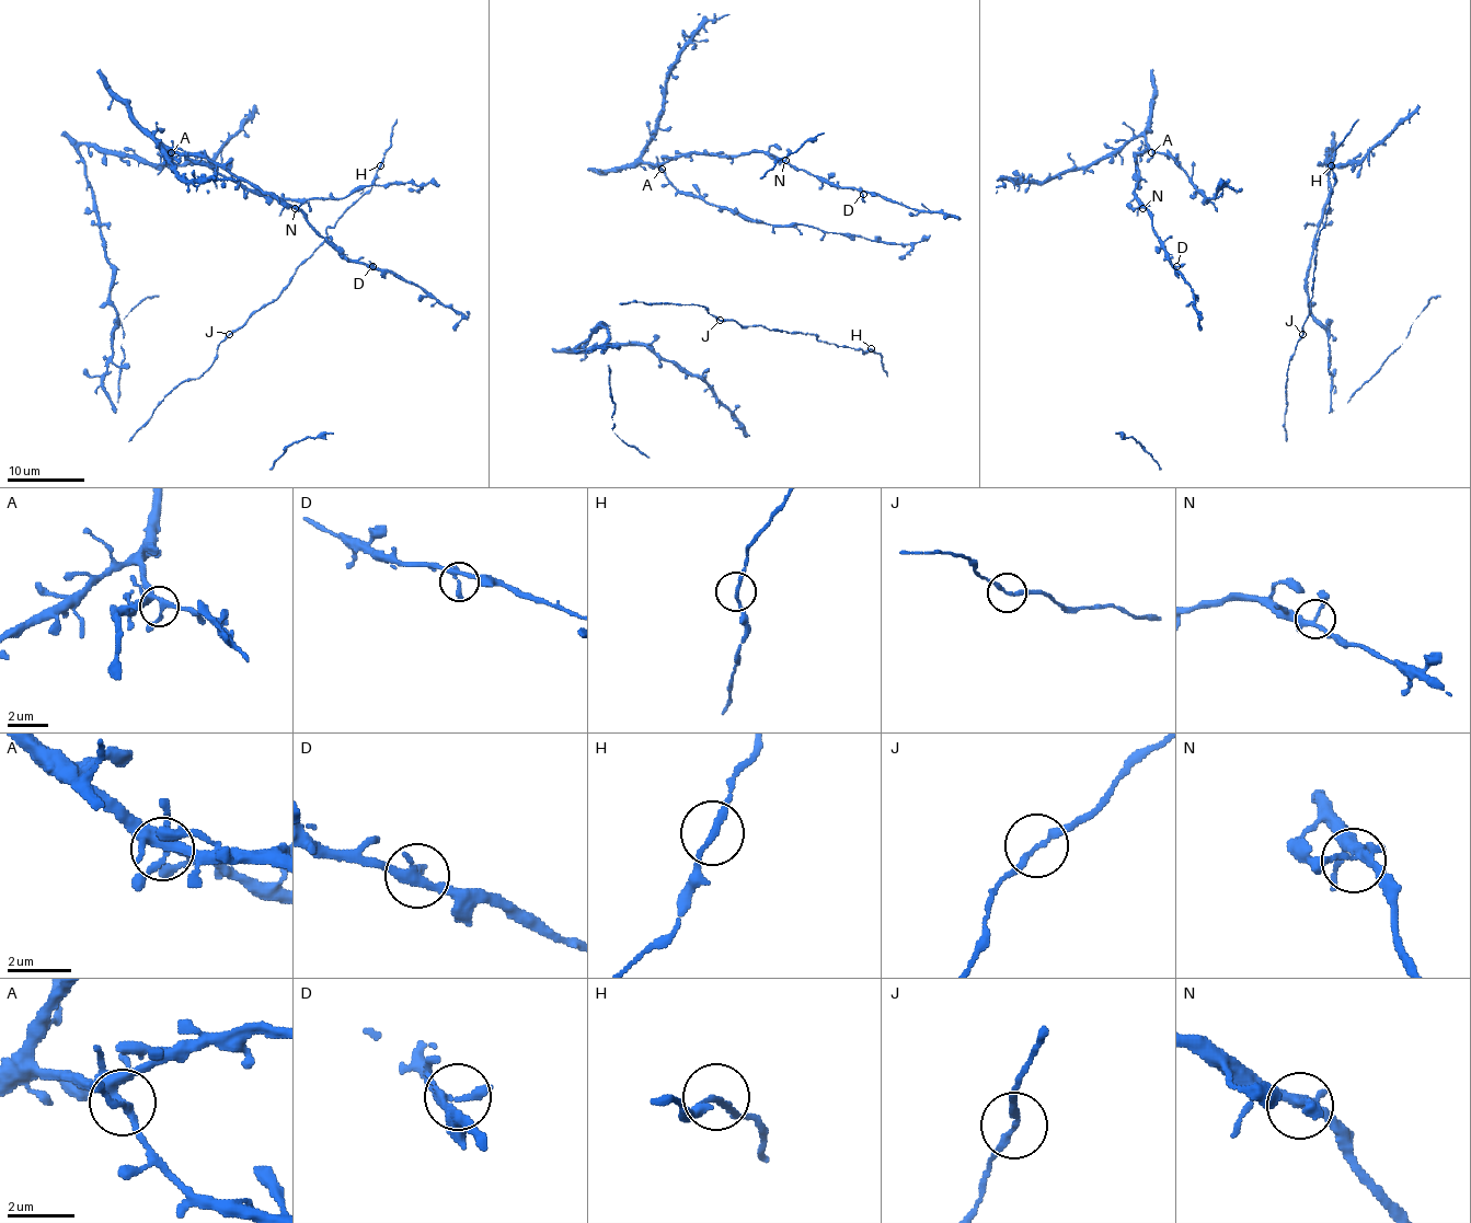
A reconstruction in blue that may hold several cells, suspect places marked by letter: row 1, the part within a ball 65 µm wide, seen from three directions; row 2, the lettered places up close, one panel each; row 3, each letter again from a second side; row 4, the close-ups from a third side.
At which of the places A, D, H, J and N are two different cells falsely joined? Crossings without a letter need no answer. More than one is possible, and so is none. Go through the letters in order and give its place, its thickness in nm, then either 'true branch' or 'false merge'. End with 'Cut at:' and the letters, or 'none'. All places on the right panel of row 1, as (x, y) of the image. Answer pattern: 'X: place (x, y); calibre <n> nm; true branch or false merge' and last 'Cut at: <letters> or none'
A: place (1151, 152); calibre 240 nm; true branch
D: place (1176, 266); calibre 240 nm; true branch
H: place (1331, 165); calibre 180 nm; true branch
J: place (1302, 334); calibre 180 nm; true branch
N: place (1142, 208); calibre 220 nm; true branch
Cut at: none

